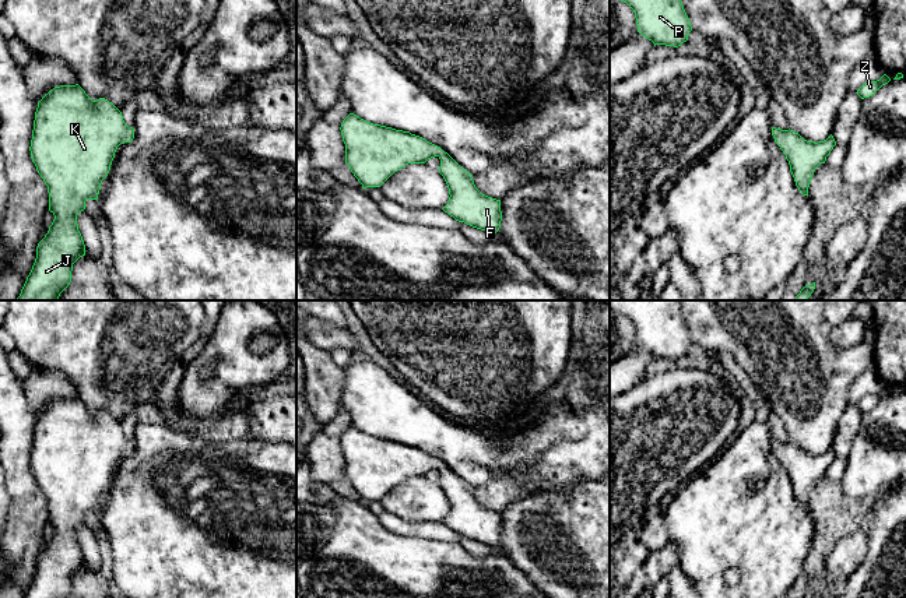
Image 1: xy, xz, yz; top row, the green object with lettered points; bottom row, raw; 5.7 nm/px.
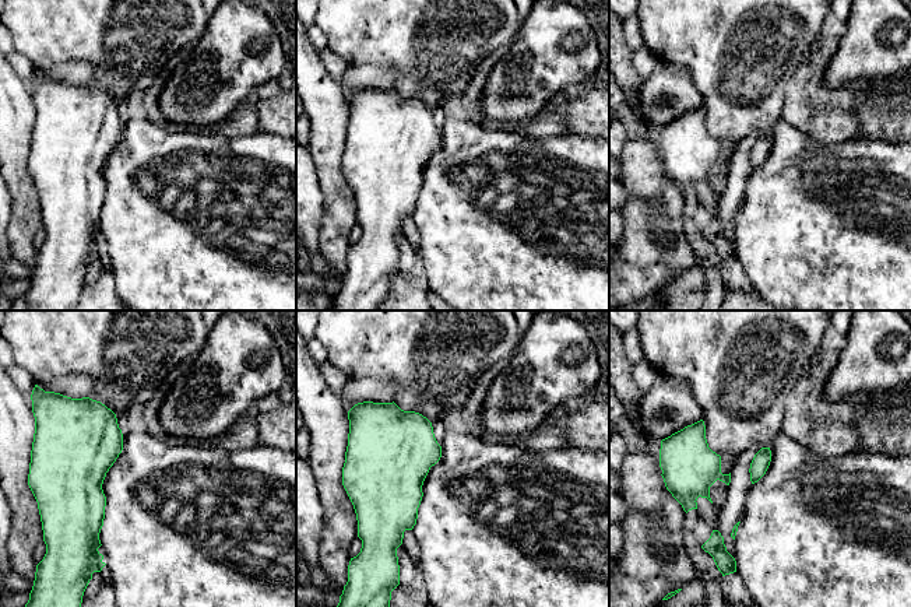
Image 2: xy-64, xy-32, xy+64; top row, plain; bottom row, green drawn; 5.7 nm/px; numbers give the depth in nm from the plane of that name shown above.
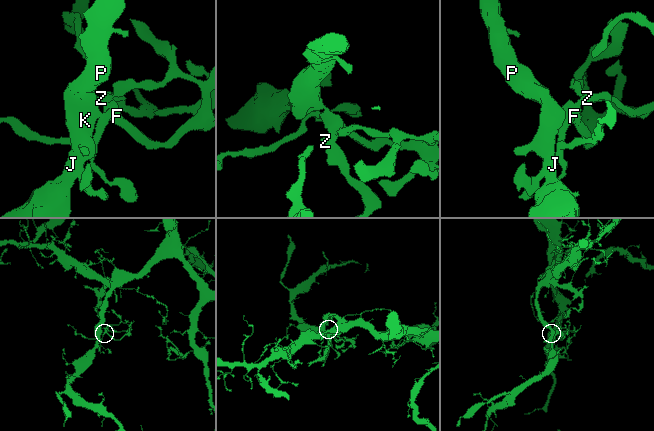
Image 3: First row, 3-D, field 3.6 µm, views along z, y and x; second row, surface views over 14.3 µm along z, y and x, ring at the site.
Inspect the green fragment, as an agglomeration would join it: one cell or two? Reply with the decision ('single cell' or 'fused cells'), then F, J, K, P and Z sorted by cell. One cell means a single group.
single cell; F J K P Z

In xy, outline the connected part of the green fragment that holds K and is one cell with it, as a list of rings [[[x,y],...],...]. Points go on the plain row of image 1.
[[[78,397],[55,400],[38,415],[29,464],[48,499],[49,524],[55,532],[38,556],[36,571],[24,598],[70,598],[73,577],[85,569],[77,528],[85,523],[87,513],[98,513],[117,460],[133,451],[134,442],[124,436],[122,425],[105,411],[92,414]]]

